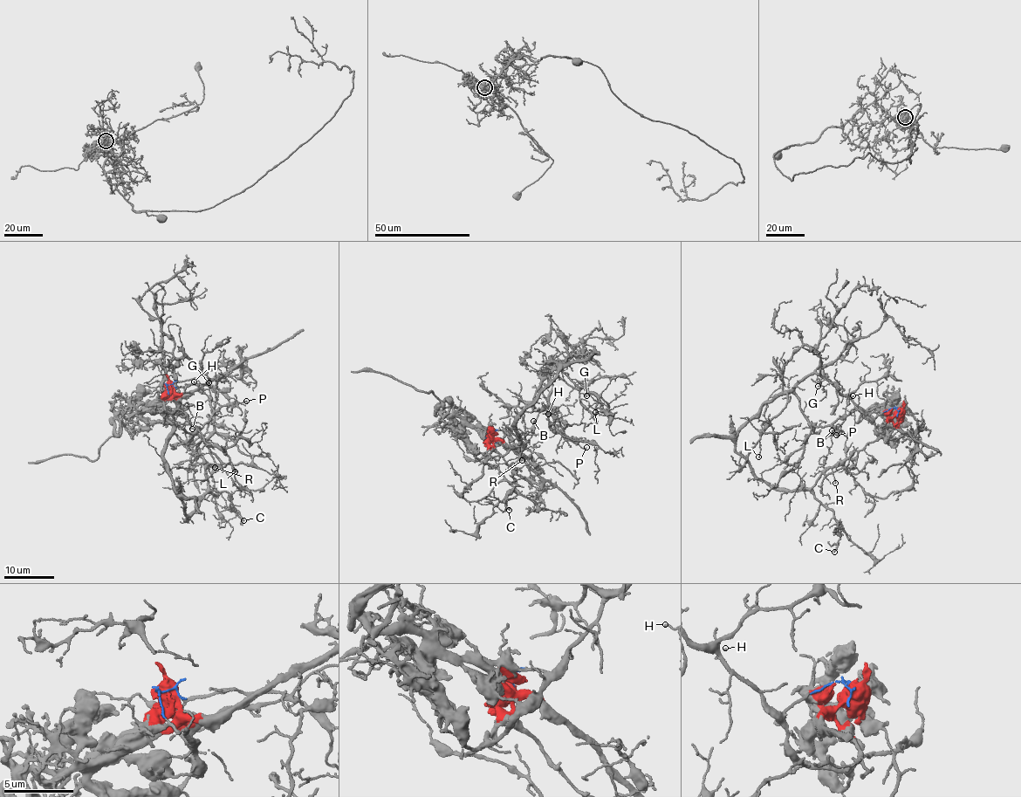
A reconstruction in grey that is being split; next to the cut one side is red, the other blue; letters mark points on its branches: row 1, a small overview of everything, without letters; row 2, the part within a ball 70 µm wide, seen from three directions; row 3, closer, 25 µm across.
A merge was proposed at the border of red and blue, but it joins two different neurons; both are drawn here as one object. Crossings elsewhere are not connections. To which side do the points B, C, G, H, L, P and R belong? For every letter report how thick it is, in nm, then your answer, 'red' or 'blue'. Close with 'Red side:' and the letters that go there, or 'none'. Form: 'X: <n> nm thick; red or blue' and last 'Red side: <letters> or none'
B: 120 nm thick; blue
C: 200 nm thick; blue
G: 150 nm thick; blue
H: 110 nm thick; blue
L: 130 nm thick; blue
P: 140 nm thick; blue
R: 90 nm thick; blue
Red side: none

